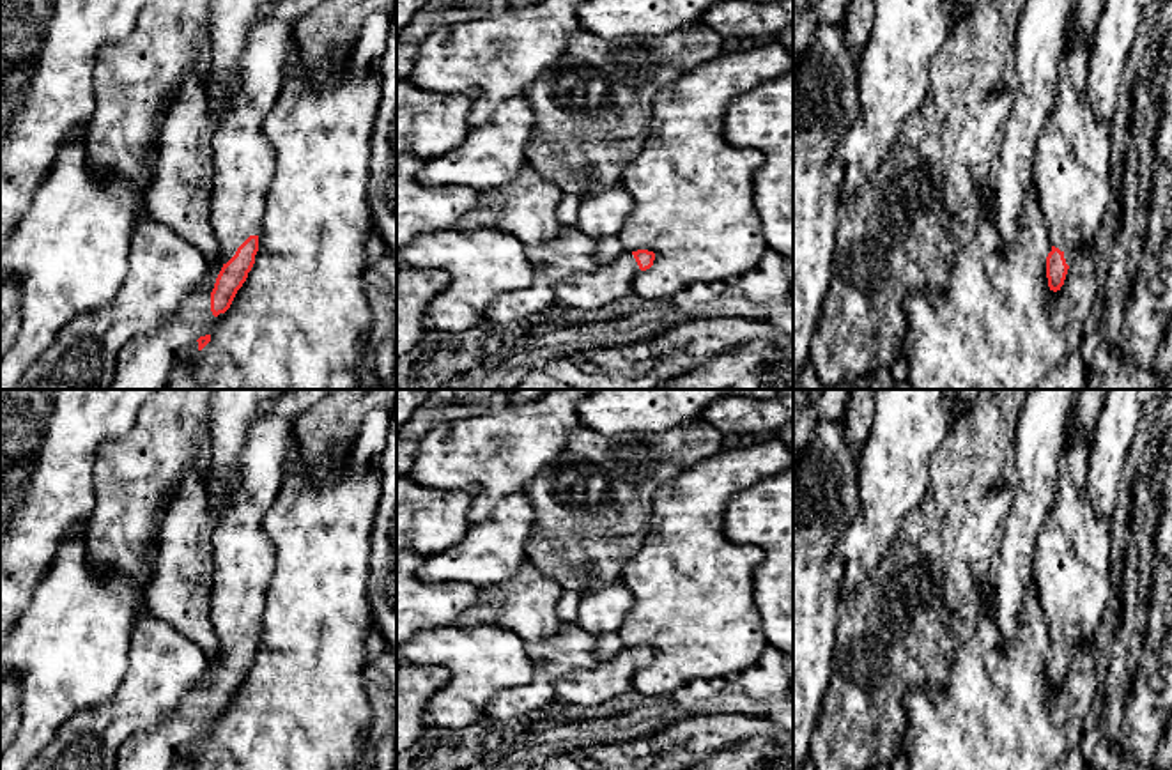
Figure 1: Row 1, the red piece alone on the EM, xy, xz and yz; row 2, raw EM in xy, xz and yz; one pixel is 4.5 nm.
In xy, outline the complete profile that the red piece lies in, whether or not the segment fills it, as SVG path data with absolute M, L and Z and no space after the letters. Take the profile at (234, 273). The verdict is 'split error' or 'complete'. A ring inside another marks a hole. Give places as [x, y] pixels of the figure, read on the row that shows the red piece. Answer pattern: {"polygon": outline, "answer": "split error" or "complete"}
{"polygon": "M276 0L264 5L250 27L248 46L241 57L241 89L235 92L234 108L218 122L211 140L214 184L209 221L220 243L220 264L207 267L204 278L165 326L152 335L135 336L120 347L110 389L165 389L175 366L179 363L189 365L191 358L198 356L211 342L216 317L230 308L246 281L258 251L260 219L274 173L274 152L262 133L262 124L280 97L290 71L301 67L296 27L322 2Z", "answer": "split error"}

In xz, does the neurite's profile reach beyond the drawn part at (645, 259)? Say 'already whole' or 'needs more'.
needs more

